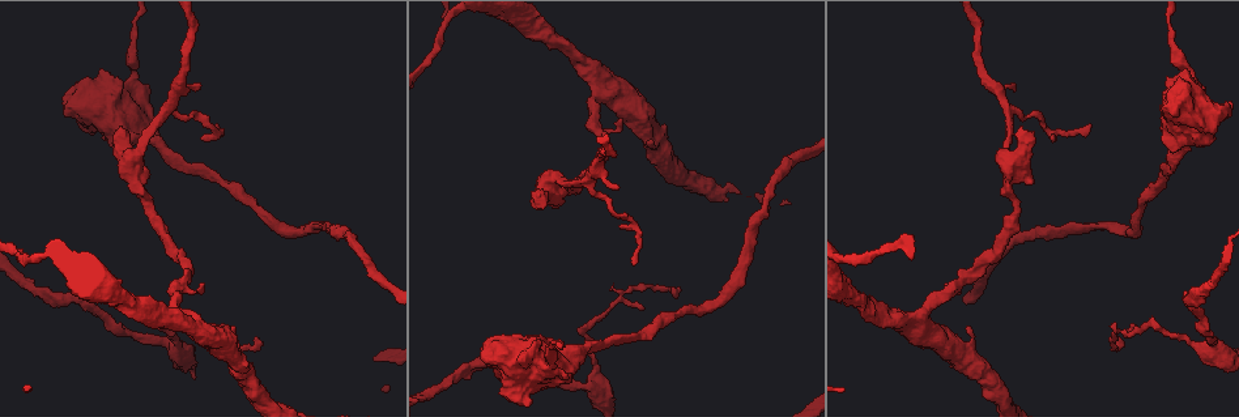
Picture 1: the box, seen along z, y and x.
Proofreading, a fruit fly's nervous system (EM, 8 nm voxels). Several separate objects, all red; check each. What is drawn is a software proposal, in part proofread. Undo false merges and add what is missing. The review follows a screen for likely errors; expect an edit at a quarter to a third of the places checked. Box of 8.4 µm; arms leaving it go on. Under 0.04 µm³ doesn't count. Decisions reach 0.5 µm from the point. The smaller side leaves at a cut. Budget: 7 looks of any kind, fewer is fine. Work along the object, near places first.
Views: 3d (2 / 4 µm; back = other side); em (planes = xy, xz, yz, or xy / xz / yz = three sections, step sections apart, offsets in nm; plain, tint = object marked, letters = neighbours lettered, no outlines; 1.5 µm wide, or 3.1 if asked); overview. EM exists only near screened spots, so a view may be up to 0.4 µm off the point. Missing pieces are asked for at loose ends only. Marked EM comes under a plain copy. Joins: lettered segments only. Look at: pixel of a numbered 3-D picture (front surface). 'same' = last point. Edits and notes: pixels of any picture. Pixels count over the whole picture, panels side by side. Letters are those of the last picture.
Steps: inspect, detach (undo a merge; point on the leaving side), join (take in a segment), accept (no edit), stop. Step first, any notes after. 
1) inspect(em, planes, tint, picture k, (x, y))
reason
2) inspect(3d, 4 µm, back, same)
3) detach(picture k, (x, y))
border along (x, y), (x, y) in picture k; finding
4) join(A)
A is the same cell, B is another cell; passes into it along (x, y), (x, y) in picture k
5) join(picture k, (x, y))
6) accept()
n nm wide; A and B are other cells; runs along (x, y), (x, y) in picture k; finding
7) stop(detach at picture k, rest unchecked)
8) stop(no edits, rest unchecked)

inspect(3d, 4 µm, picture 1, (1204, 88))
thick end

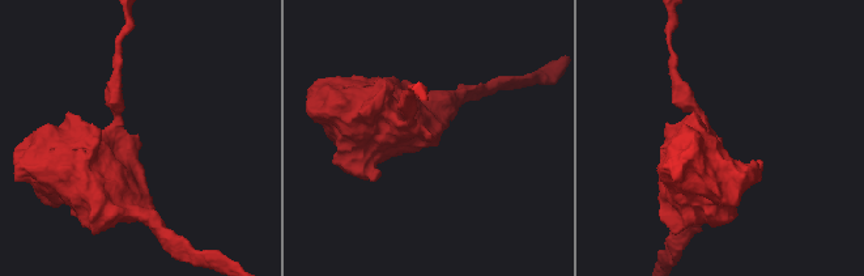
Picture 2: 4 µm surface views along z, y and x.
inspect(em, xz, step 8, tint, picture 2, (432, 138))
need the tissue

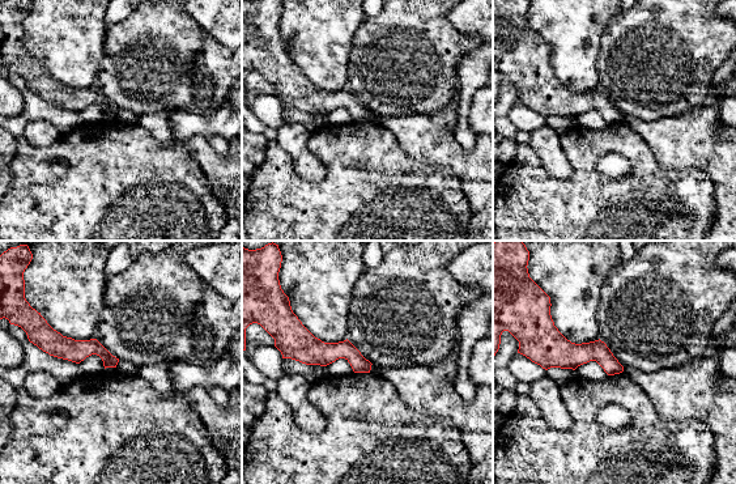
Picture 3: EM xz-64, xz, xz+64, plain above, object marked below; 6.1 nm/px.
inspect(em, planes, letters, same)
another direction

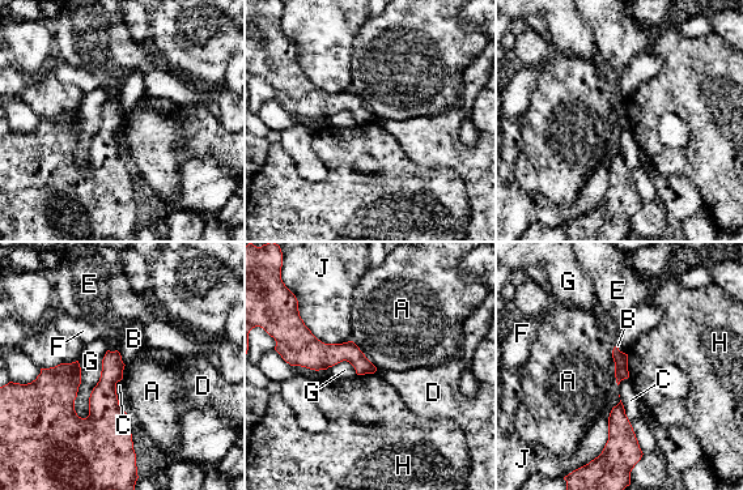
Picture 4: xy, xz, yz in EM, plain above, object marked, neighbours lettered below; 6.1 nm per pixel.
accept()
A, B, C, D, E, F, G, H and J are other cells; runs along (292, 361), (352, 354), (372, 369) in picture 4; no lettered segment goes on from it

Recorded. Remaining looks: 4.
inspect(3d, 4 µm, picture 1, (538, 195))
thick end

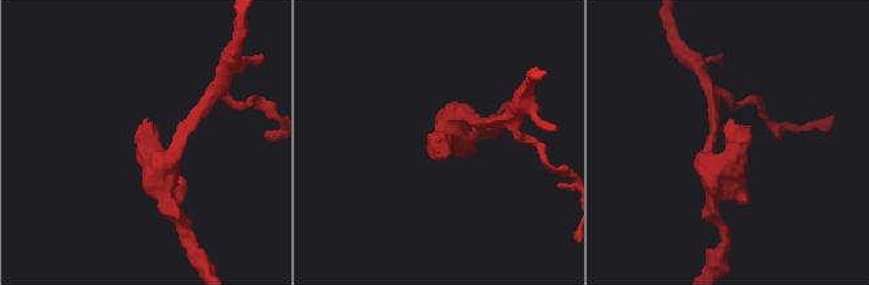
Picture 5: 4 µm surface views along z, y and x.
inspect(em, planes, letters, picture 5, (438, 139))

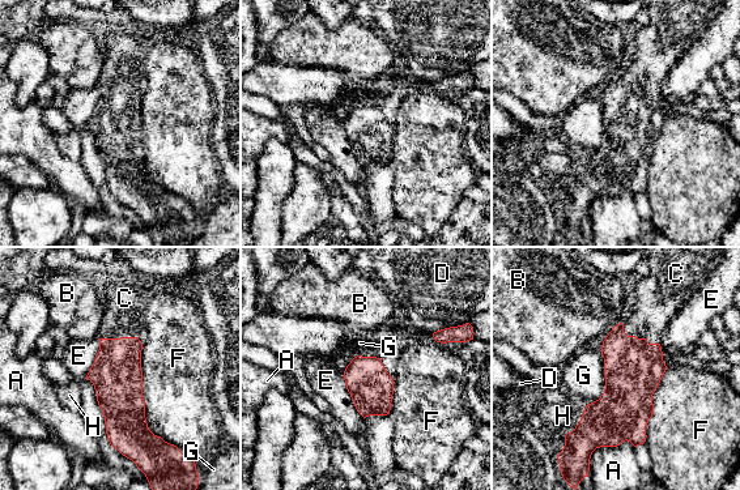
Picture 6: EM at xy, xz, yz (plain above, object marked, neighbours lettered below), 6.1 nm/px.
join(C)
C is the same cell, A, B, D, E, F, G and H are other cells; passes into it along (633, 369), (637, 337), (651, 302) in picture 6; the neuron continues

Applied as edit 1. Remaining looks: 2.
stop(join at picture 6, rest unchecked)

